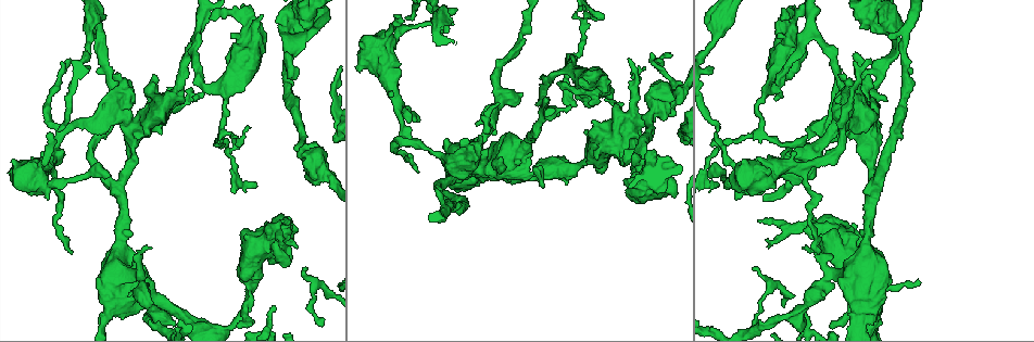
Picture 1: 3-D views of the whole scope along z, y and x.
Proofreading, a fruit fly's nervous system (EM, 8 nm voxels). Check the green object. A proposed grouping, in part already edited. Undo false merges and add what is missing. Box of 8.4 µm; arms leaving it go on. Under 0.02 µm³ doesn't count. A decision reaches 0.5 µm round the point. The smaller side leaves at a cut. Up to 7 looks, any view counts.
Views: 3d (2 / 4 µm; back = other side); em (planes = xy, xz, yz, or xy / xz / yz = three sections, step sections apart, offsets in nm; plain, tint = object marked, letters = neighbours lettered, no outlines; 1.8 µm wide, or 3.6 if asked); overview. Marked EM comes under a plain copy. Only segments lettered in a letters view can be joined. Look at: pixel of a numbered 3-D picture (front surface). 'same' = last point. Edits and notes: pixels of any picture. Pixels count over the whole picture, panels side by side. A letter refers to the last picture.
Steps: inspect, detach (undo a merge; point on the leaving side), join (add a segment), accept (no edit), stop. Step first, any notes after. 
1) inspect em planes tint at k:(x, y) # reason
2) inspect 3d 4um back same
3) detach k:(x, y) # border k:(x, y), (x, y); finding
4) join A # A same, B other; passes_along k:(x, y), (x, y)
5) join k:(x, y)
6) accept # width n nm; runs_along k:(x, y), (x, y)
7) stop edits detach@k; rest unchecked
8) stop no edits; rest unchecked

inspect em yz step 8 tint at 1:(216, 89) # two arms in line, one across

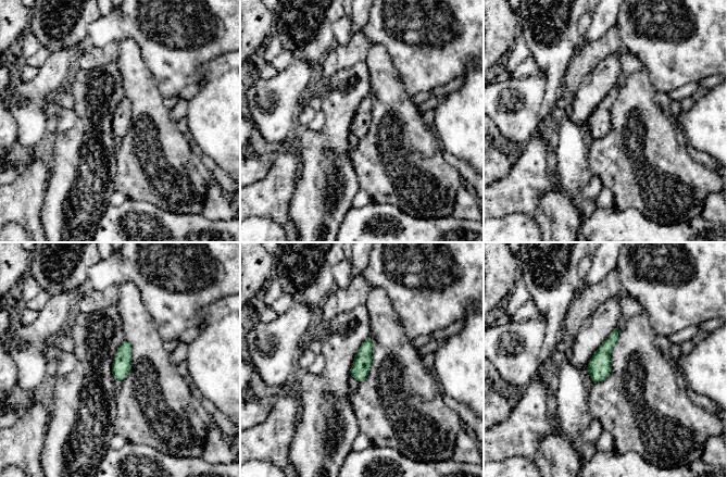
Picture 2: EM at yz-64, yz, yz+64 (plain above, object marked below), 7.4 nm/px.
inspect em planes tint same

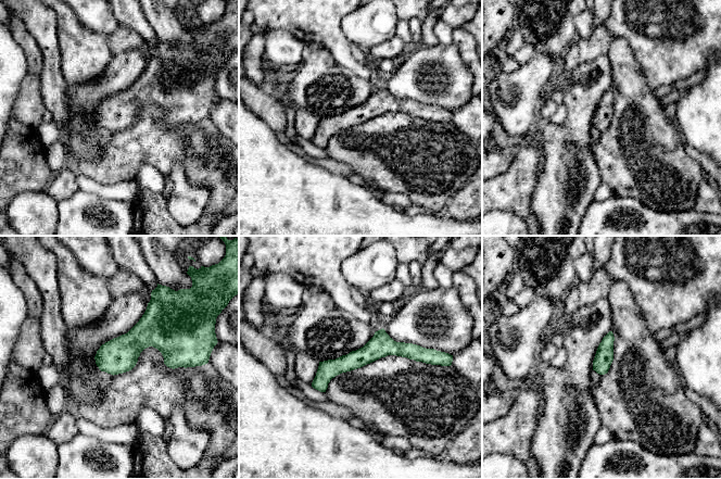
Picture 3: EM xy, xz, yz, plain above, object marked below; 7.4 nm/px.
inspect em planes letters same

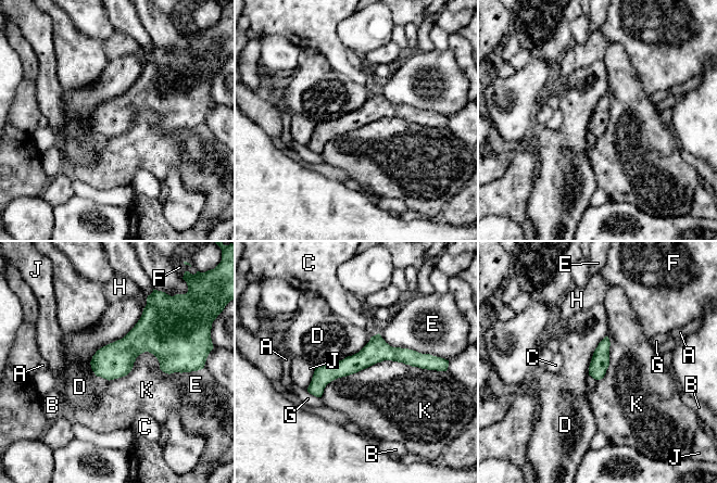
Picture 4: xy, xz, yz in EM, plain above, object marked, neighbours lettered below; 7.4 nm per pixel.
accept # width 140 nm; A other, B other, C other, D other, E other, F other, G other, H other, J other, K other; one neuron here

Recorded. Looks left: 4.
inspect 3d 4um at 1:(857, 56) # thin end

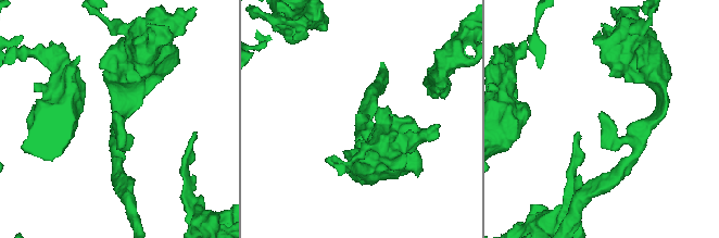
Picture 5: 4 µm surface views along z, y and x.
inspect em xz step 8 letters at 5:(355, 116)

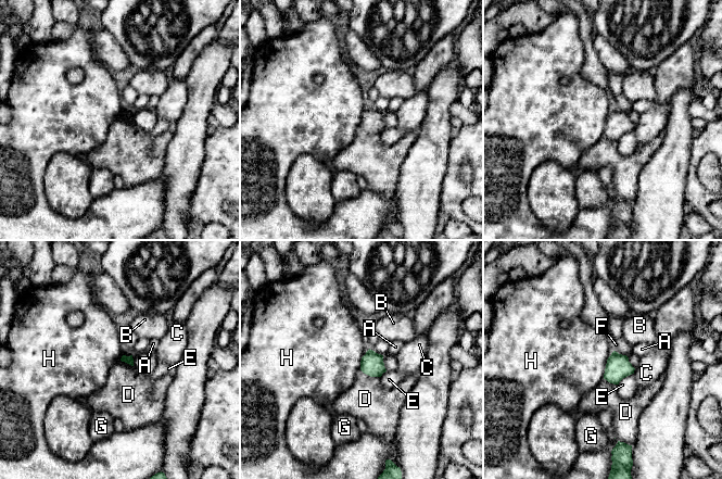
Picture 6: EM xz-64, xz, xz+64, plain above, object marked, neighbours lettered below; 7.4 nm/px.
inspect em planes letters same # another direction

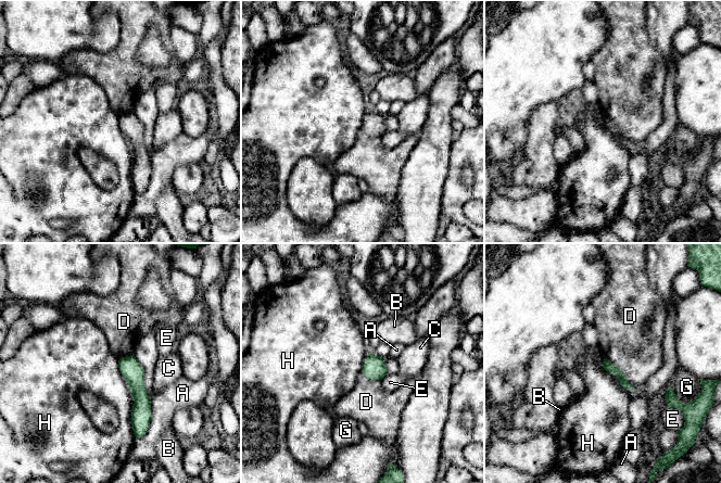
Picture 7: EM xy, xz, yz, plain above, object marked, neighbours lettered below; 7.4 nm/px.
accept # A other, B other, C other, D other, E other, G other, H other; border 7:(118, 359), (133, 399), (136, 437); none of them fits

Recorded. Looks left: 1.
inspect em planes letters at 1:(90, 67) # thin end

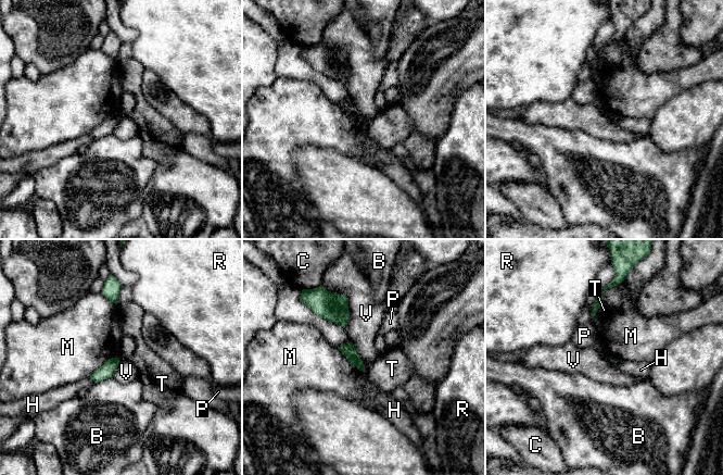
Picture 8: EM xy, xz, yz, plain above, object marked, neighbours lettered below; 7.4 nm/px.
accept # B other, C other, H other, M other, P other, R other, T other, V other; border 8:(333, 291), (347, 300), (344, 328); none of them fits

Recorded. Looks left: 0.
stop no edits; rest unchecked

